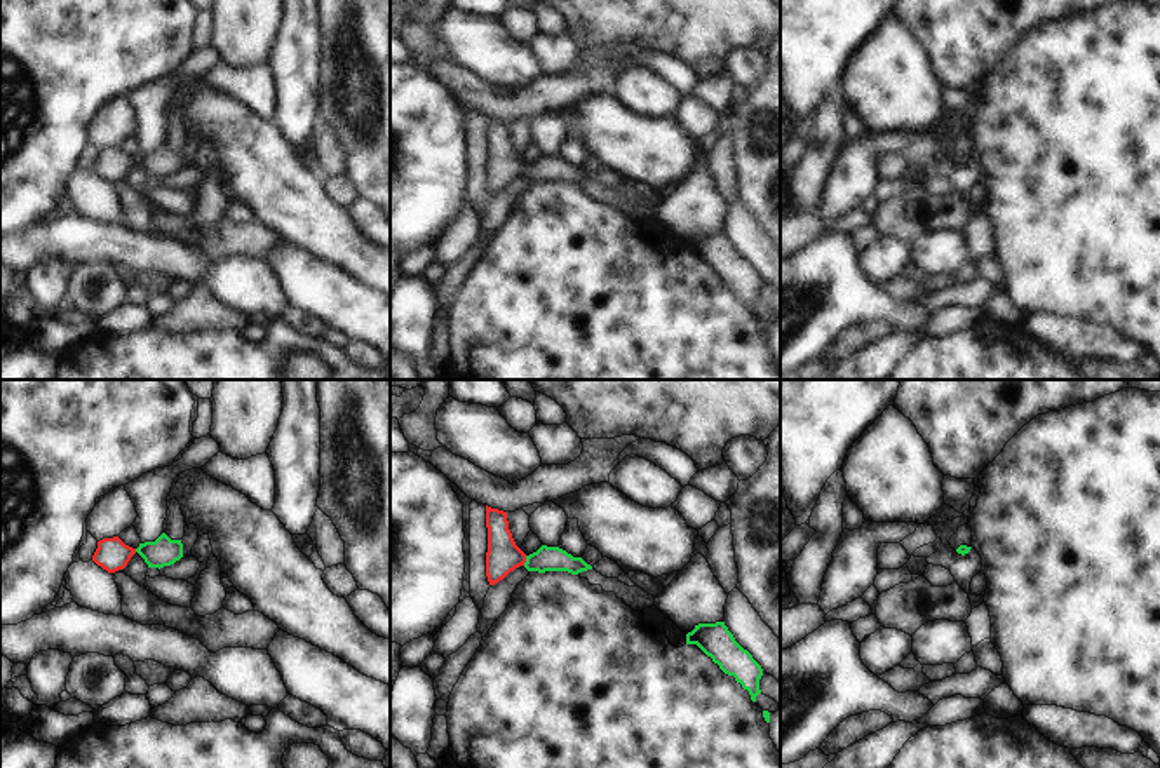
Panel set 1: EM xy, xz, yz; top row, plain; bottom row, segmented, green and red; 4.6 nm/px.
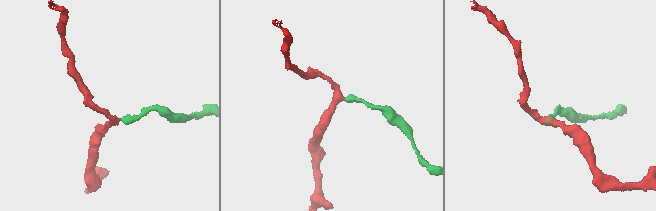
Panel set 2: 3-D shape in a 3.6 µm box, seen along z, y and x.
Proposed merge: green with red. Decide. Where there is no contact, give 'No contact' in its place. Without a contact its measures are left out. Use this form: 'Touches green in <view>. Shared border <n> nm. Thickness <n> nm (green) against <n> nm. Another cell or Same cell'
Touches green in xz. Shared border 50 nm. Thickness 110 nm (green) against 160 nm. Same cell

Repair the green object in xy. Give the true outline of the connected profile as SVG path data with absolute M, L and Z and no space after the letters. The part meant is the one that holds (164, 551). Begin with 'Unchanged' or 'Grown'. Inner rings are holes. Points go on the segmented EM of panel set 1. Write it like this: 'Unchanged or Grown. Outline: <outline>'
Unchanged. Outline: M162 533L155 542L139 543L136 552L145 559L148 568L171 566L183 557L181 540L171 540Z

